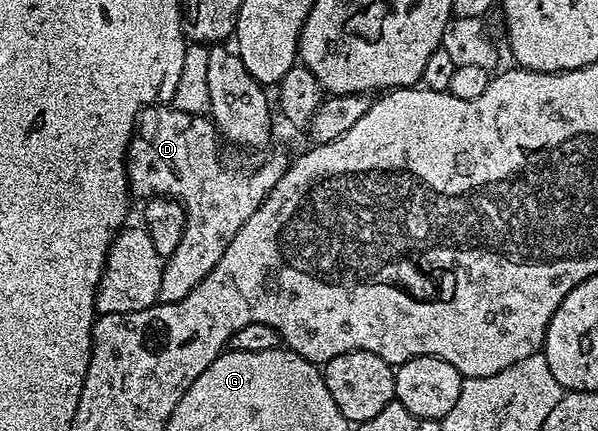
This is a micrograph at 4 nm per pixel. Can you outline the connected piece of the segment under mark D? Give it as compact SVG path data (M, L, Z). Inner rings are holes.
M152 105L143 108L139 116L135 118L135 134L132 135L131 144L127 147L127 182L130 190L134 194L136 191L137 194L143 195L142 197L170 197L176 201L181 201L183 208L187 211L185 213L185 233L181 233L181 245L177 245L177 249L173 249L173 253L166 256L163 264L163 276L161 277L158 302L172 303L173 301L181 301L181 297L187 297L201 281L205 281L205 277L213 269L213 265L217 265L217 261L221 261L221 253L225 253L225 249L229 249L229 241L233 241L233 237L237 237L237 229L241 229L241 225L245 225L245 221L249 221L249 217L253 217L253 213L257 213L257 209L263 203L263 198L275 188L277 181L281 181L281 177L287 171L288 156L283 156L279 151L265 156L256 167L246 167L243 163L227 163L226 157L223 156L222 146L224 147L224 144L221 142L219 131L207 115L185 113L181 109L174 107L174 105Z

